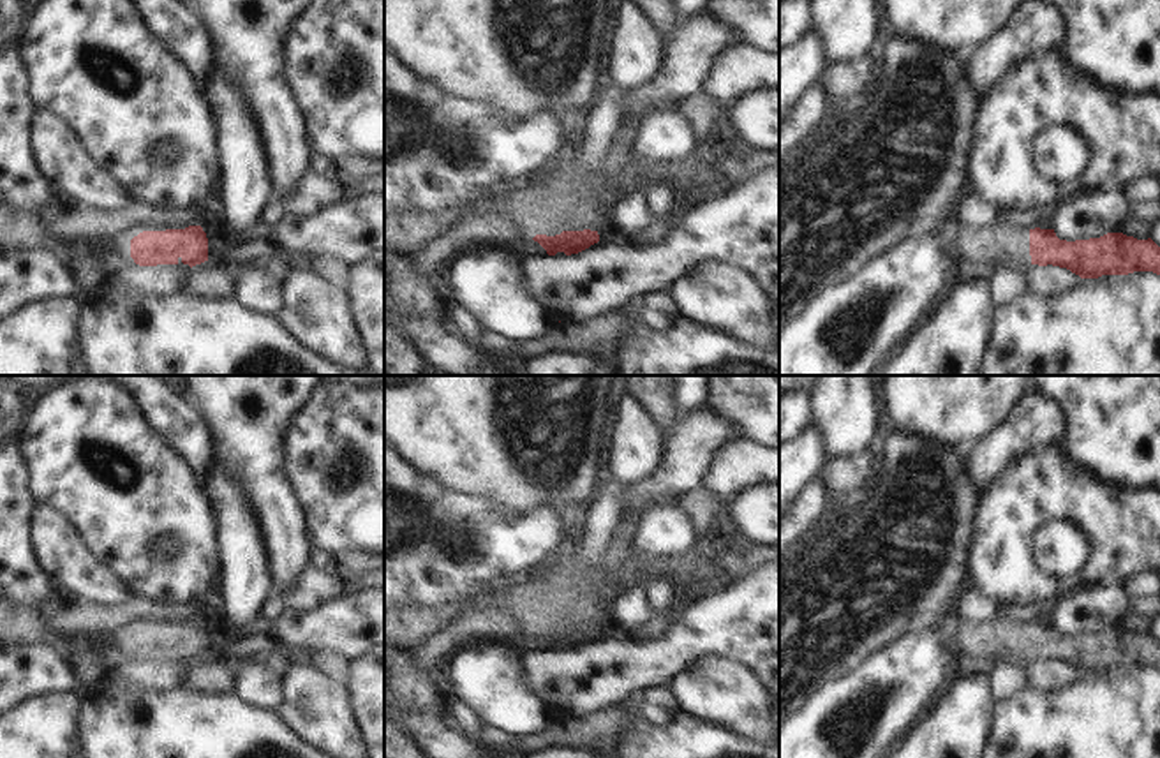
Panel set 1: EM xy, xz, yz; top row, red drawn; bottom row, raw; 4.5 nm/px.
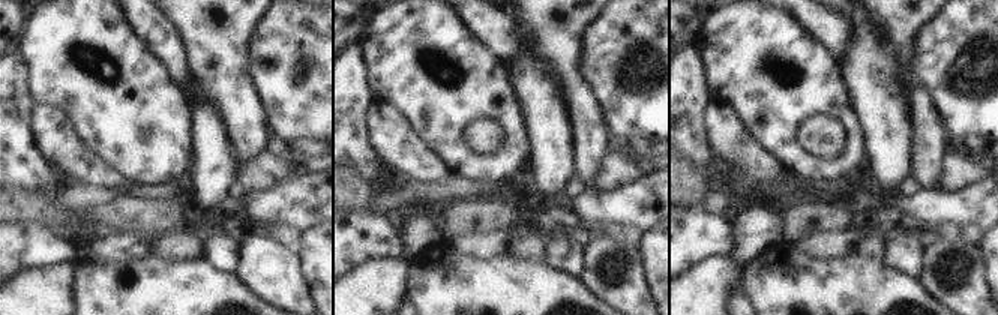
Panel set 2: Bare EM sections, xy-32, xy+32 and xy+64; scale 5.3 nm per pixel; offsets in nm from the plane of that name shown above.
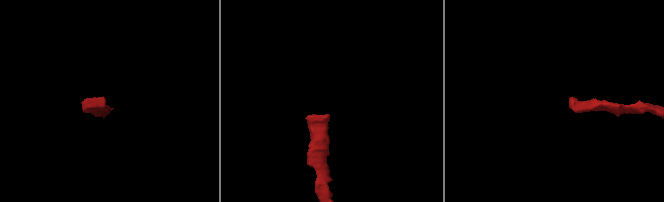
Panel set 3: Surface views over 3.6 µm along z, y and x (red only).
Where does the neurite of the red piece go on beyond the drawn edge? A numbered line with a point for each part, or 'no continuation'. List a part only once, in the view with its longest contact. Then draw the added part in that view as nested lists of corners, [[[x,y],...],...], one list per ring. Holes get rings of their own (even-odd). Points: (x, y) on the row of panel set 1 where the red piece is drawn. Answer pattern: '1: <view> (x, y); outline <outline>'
1: xz (580, 210); outline [[[654,102],[624,120],[612,139],[610,157],[596,178],[580,183],[575,180],[575,160],[562,164],[555,171],[561,176],[555,194],[564,199],[562,203],[543,203],[543,194],[538,185],[511,190],[506,196],[504,206],[513,212],[522,233],[599,231],[605,224],[599,197],[596,196],[599,183],[605,178],[619,175],[628,166],[629,155],[635,153],[642,120],[668,106],[673,106],[673,102]]]

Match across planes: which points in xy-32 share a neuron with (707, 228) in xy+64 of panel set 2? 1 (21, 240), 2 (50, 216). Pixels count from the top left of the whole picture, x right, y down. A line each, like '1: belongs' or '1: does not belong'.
1: belongs
2: does not belong

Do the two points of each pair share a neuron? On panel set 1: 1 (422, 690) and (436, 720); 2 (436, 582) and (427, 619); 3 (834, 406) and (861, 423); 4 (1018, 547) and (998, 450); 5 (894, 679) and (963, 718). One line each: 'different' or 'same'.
1: same
2: different
3: same
4: different
5: different

